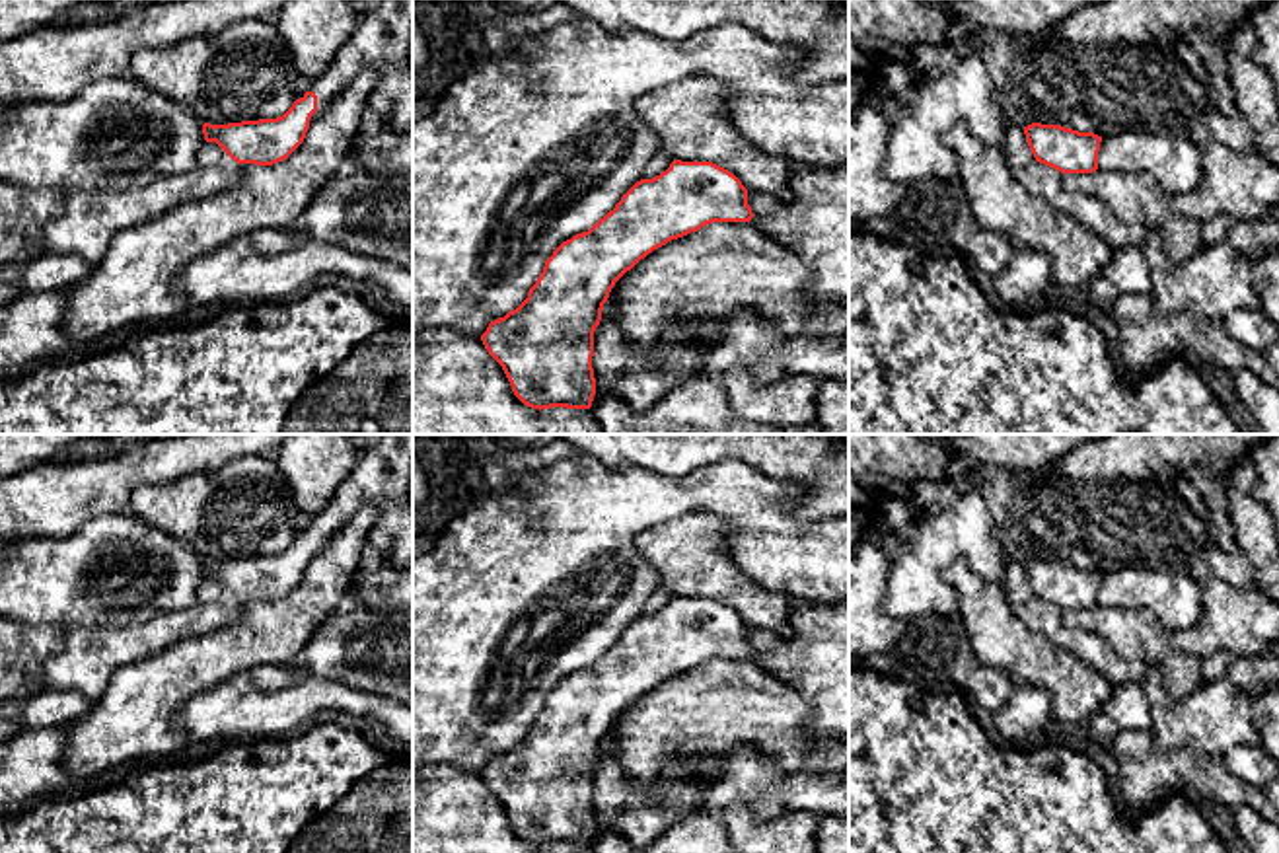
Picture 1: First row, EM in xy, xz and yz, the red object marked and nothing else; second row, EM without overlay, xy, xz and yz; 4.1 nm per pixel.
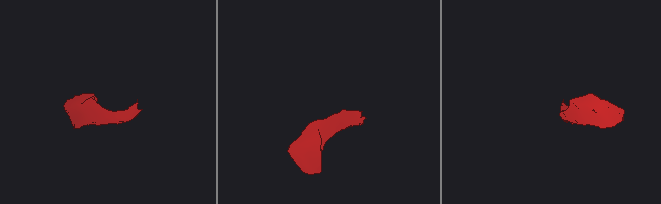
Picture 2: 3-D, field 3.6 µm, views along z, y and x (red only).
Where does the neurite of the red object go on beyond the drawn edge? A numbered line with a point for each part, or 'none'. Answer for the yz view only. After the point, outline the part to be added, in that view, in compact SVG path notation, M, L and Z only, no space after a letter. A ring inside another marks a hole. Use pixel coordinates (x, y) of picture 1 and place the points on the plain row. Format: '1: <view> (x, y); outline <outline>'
none

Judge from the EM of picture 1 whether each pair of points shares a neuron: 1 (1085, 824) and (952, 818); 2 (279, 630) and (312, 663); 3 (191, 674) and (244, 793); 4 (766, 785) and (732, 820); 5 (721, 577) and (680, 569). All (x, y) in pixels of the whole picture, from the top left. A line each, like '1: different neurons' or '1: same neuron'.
1: same neuron
2: different neurons
3: different neurons
4: different neurons
5: same neuron

